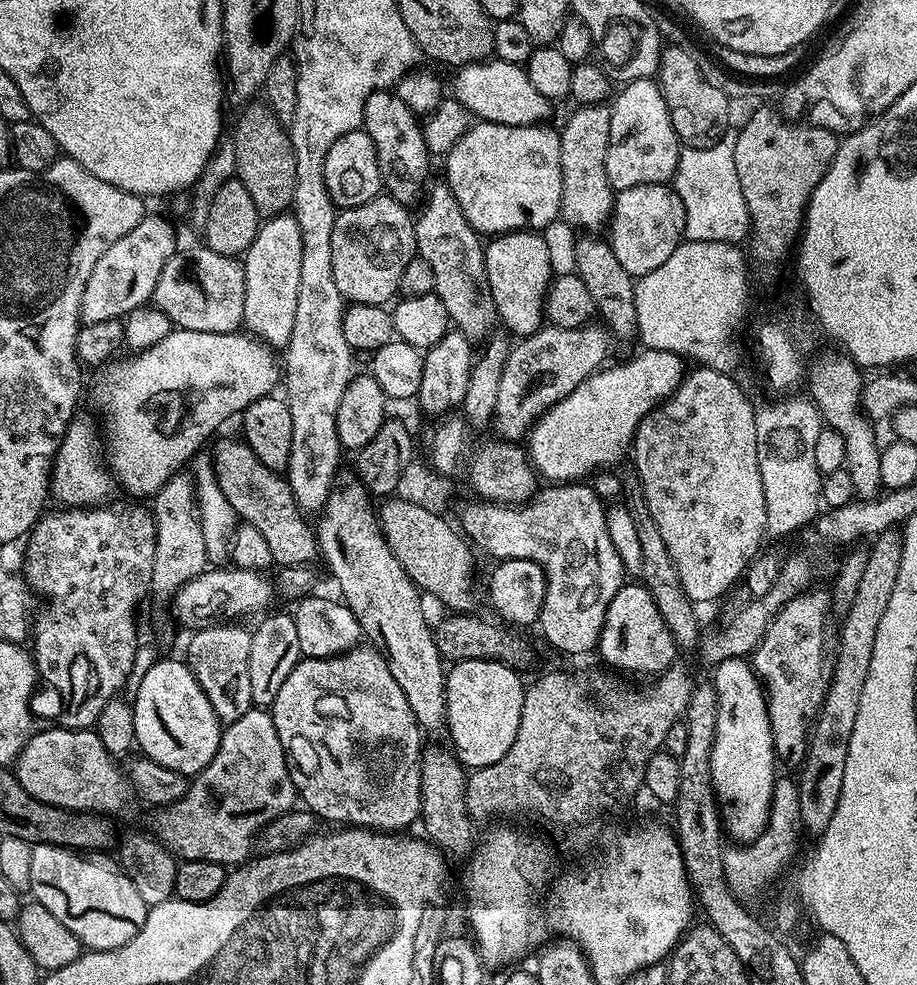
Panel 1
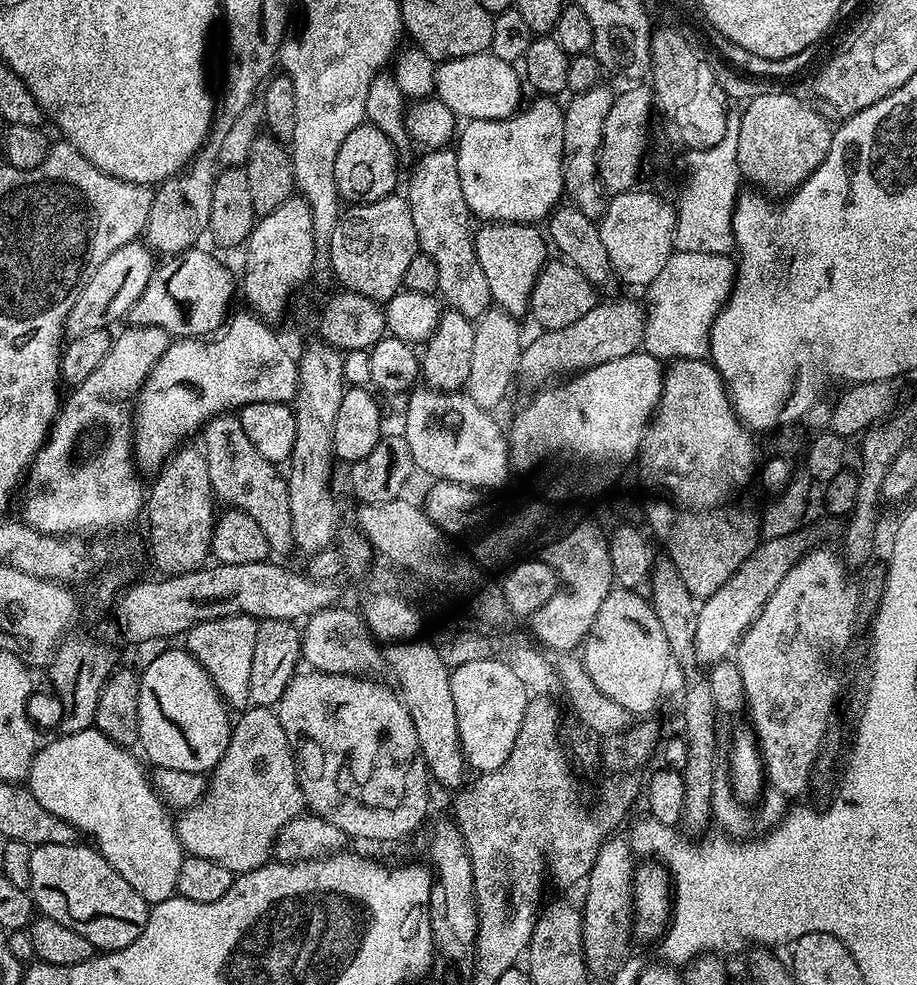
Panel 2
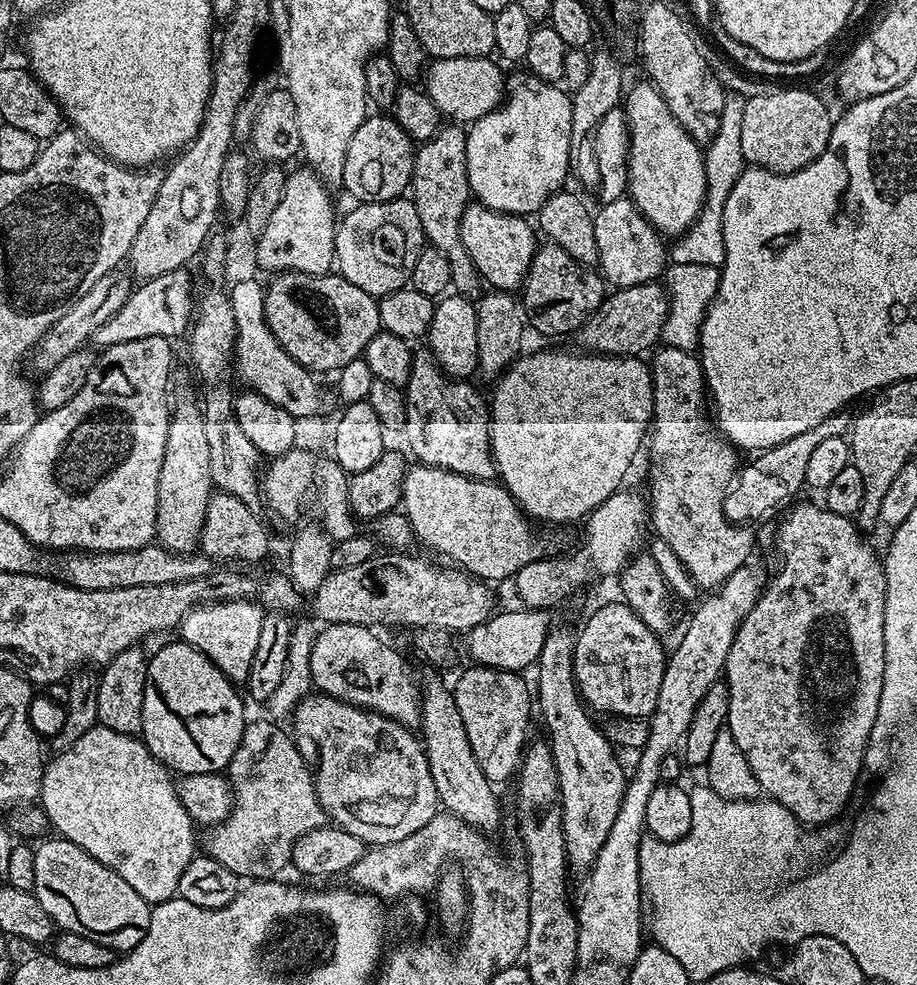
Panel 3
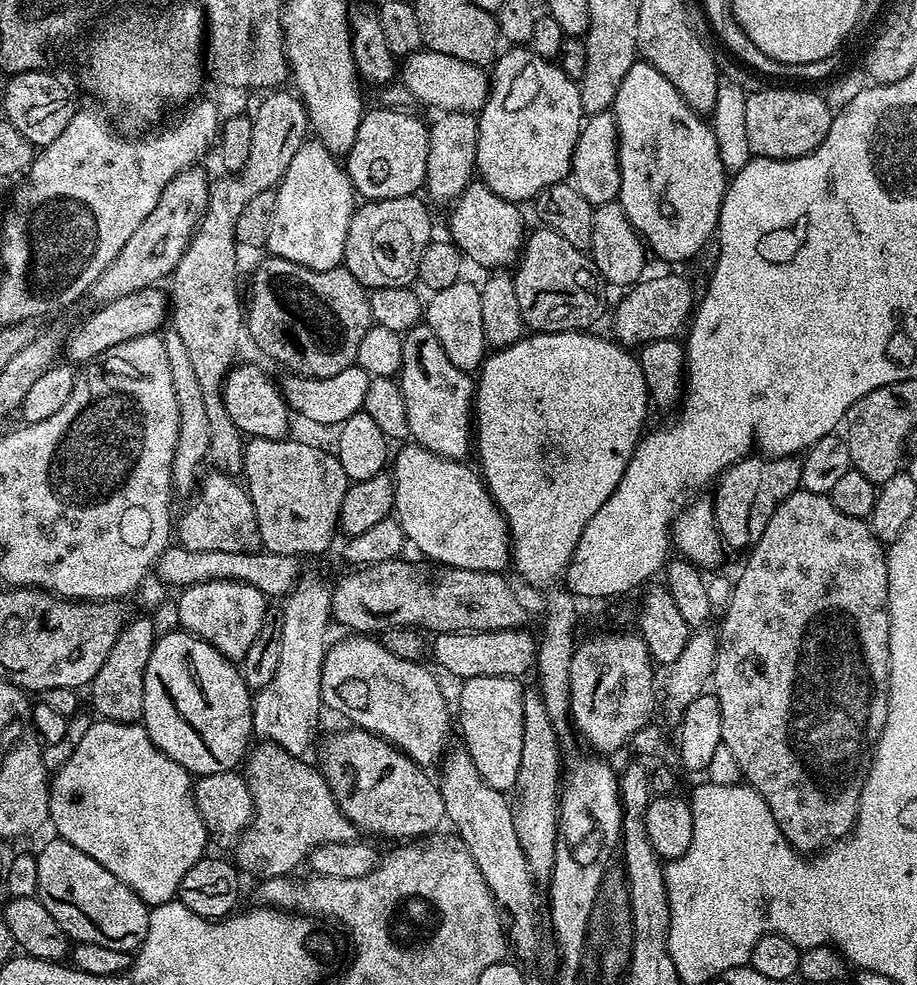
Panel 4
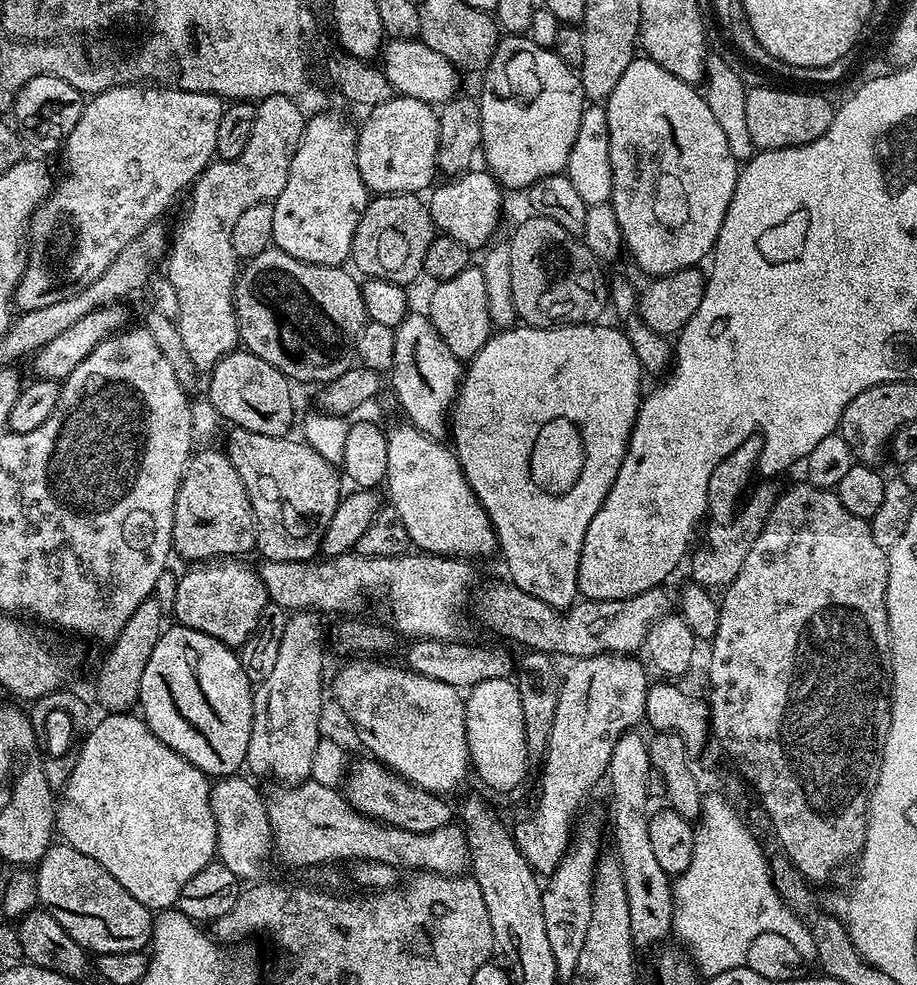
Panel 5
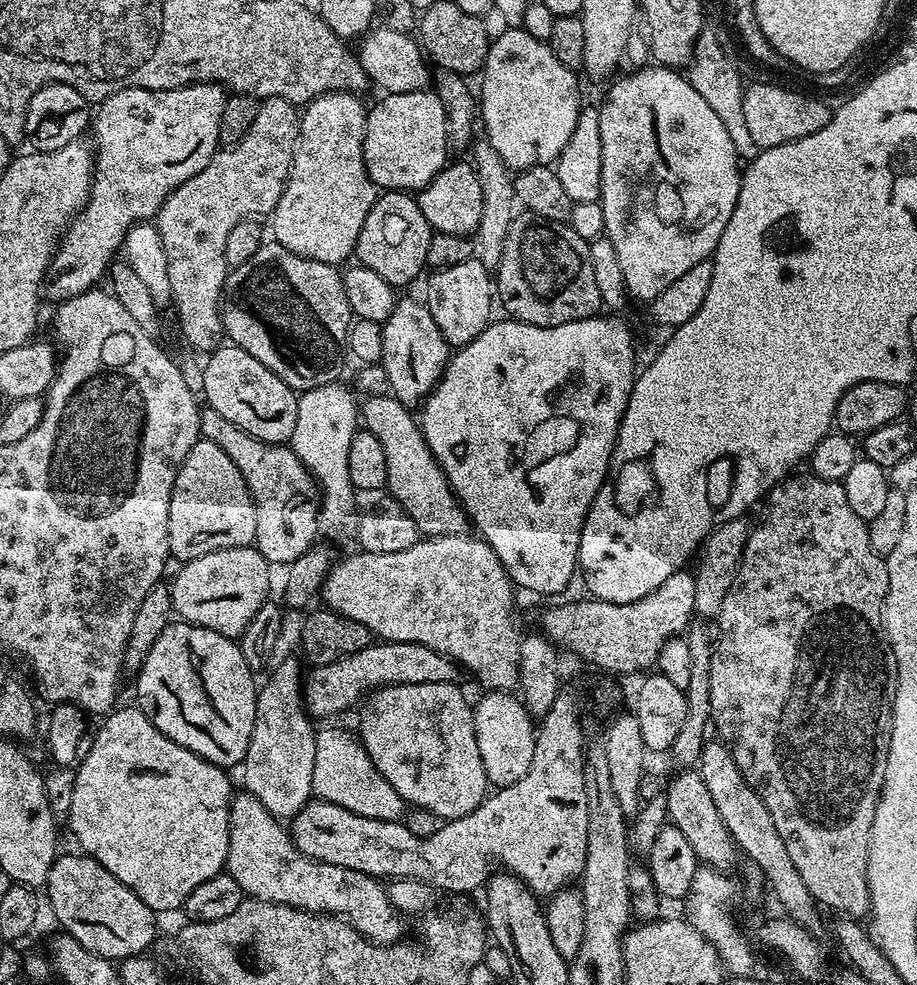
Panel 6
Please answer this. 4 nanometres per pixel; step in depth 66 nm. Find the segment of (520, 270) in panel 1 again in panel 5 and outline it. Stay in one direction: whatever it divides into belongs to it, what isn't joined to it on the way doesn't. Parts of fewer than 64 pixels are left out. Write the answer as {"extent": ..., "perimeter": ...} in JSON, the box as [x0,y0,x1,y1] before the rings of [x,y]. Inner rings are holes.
{"extent":[426,170,504,250],"perimeter":[[[487,170],[461,172],[455,178],[448,178],[445,184],[437,183],[427,197],[426,207],[432,215],[433,225],[443,235],[462,242],[470,250],[483,249],[493,239],[500,224],[500,207],[504,204],[502,186]]]}

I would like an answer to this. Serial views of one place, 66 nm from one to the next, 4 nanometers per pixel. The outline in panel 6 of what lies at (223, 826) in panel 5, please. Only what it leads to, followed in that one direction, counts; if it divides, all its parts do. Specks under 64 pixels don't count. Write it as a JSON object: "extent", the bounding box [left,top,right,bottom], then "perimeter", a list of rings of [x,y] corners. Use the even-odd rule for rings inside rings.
{"extent":[226,790,401,944],"perimeter":[[[247,790],[237,791],[232,798],[226,871],[242,886],[245,897],[338,916],[371,944],[394,944],[401,939],[401,917],[390,902],[387,887],[377,877],[323,864],[302,854],[296,849],[289,829]]]}

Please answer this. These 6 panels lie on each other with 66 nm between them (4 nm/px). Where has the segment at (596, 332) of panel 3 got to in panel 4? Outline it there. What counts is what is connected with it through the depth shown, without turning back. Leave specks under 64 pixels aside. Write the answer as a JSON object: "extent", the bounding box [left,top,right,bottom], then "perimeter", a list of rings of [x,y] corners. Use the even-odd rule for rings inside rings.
{"extent":[612,276,694,346],"perimeter":[[[652,276],[631,285],[612,312],[612,332],[617,344],[643,346],[655,340],[671,340],[694,312],[692,284],[684,276]]]}

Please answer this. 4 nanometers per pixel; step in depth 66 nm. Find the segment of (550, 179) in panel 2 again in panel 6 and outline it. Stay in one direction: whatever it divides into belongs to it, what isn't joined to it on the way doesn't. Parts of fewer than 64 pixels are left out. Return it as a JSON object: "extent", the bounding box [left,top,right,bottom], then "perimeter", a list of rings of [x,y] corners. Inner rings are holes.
{"extent":[478,26,582,170],"perimeter":[[[508,26],[503,29],[505,32],[500,37],[493,39],[488,46],[488,53],[484,59],[484,67],[480,80],[480,92],[478,88],[478,116],[482,121],[484,120],[484,132],[486,135],[486,142],[495,149],[496,153],[502,162],[510,170],[523,170],[530,167],[538,167],[540,165],[555,165],[557,158],[562,154],[562,150],[566,150],[566,142],[570,142],[570,134],[574,134],[574,126],[580,117],[580,109],[582,101],[580,101],[580,84],[576,81],[577,73],[571,68],[562,66],[562,62],[558,62],[558,58],[554,58],[554,54],[548,49],[547,43],[538,38],[534,38],[528,32],[524,31],[520,26]]]}

